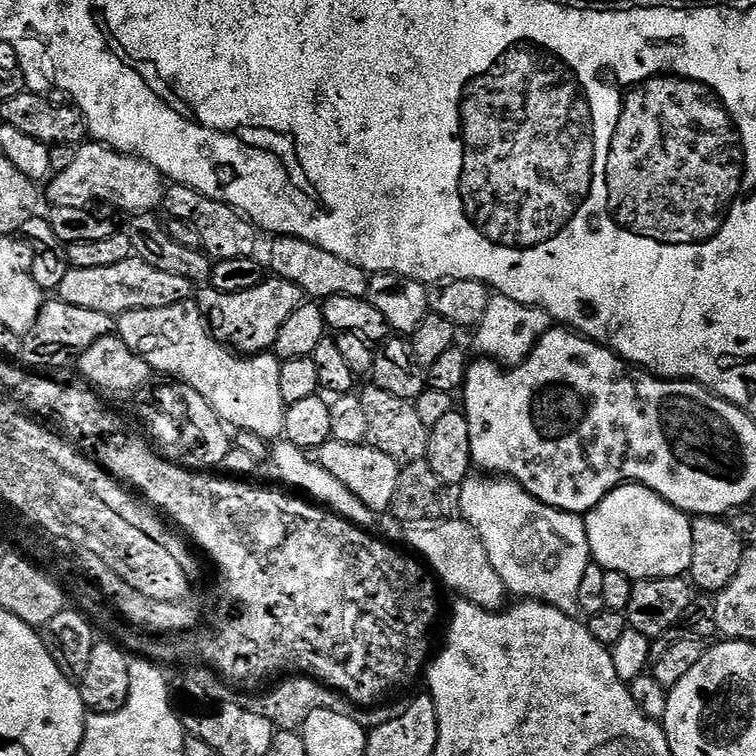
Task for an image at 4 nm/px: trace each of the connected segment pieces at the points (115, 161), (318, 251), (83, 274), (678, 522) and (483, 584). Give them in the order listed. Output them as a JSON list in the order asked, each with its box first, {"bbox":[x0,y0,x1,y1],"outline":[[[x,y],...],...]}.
[{"bbox":[46,142,166,214],"outline":[[[85,142],[76,148],[74,163],[67,170],[55,173],[46,187],[46,200],[52,206],[86,208],[100,203],[121,208],[124,214],[135,214],[156,212],[163,205],[166,181],[157,168],[142,158],[115,152],[104,144]]]},{"bbox":[271,236,369,302],"outline":[[[278,236],[271,242],[273,243],[271,275],[286,282],[294,282],[294,286],[304,291],[305,297],[316,302],[323,302],[335,296],[367,297],[369,273],[354,266],[354,262],[346,262],[346,258],[338,258],[338,254],[330,254],[330,250],[322,250],[322,246],[314,246],[293,236]]]},{"bbox":[58,254,194,318],"outline":[[[133,254],[126,262],[118,262],[115,266],[101,266],[95,270],[69,267],[66,278],[60,283],[58,296],[70,306],[82,306],[85,310],[98,310],[119,318],[130,310],[154,310],[191,301],[194,286],[186,278],[157,270],[150,262],[142,262],[142,258]]]},{"bbox":[584,484,694,582],"outline":[[[622,484],[609,496],[602,498],[598,506],[584,516],[591,559],[605,572],[626,574],[633,582],[639,580],[674,579],[683,577],[691,569],[694,554],[692,520],[657,492],[651,492],[643,484]]]},{"bbox":[402,518,510,612],"outline":[[[445,518],[410,522],[403,525],[402,531],[405,542],[409,544],[407,547],[417,557],[422,558],[423,563],[435,573],[443,587],[445,584],[446,587],[453,588],[457,592],[455,594],[457,597],[482,606],[487,612],[505,607],[504,599],[509,599],[510,596],[508,587],[502,582],[502,578],[498,578],[498,570],[490,566],[486,546],[482,546],[482,538],[478,538],[478,534],[468,525],[467,520]]]}]

